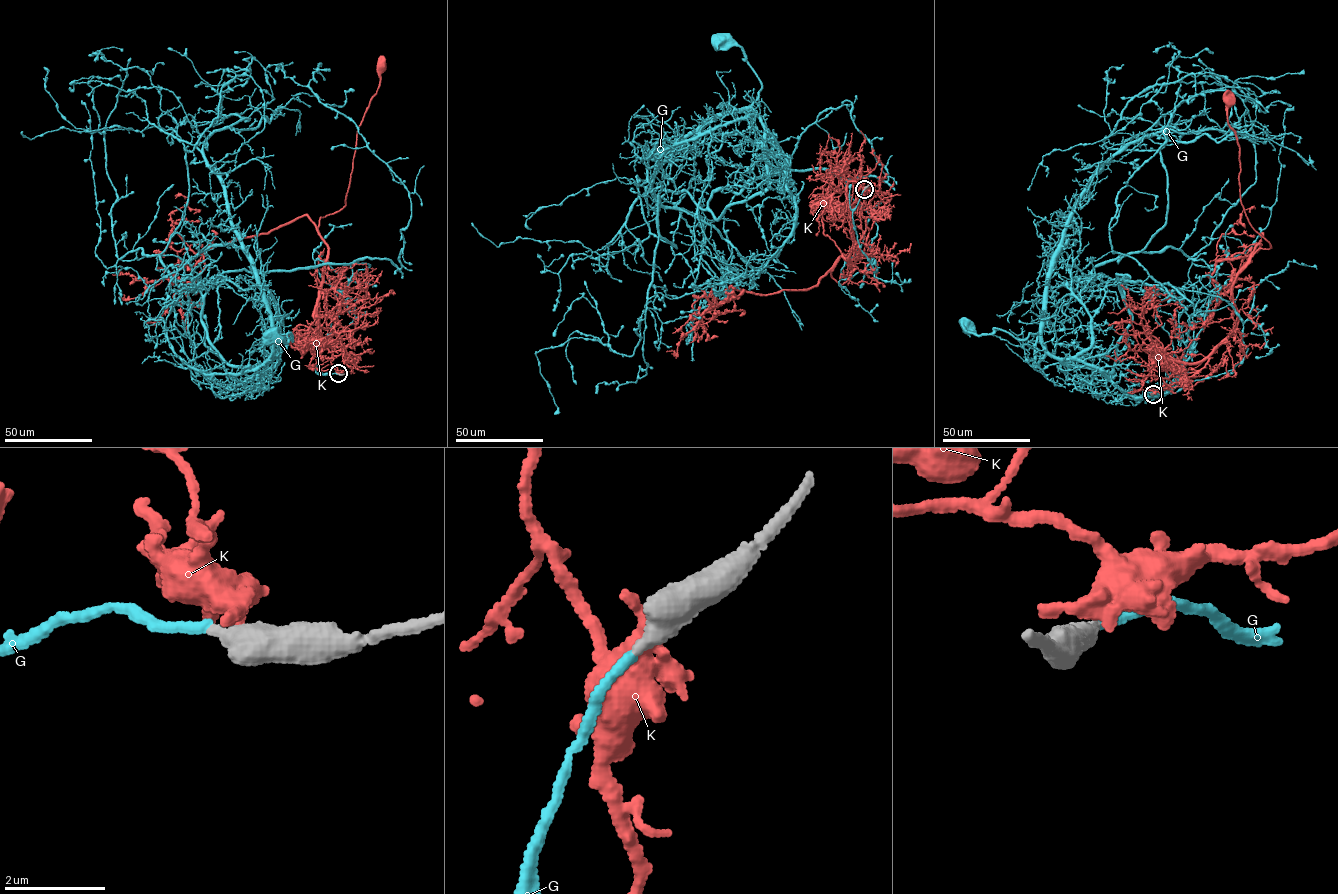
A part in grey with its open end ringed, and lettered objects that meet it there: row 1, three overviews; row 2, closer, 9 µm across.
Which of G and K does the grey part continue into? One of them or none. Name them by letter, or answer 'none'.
G

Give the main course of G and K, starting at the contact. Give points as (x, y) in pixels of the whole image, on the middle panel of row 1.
G: (864, 189), (875, 272), (877, 225), (830, 171), (714, 190), (716, 218), (767, 177), (761, 83), (718, 42)
K: (865, 188), (865, 232), (852, 264), (841, 254), (830, 271), (843, 284), (850, 268), (823, 234), (815, 205)

